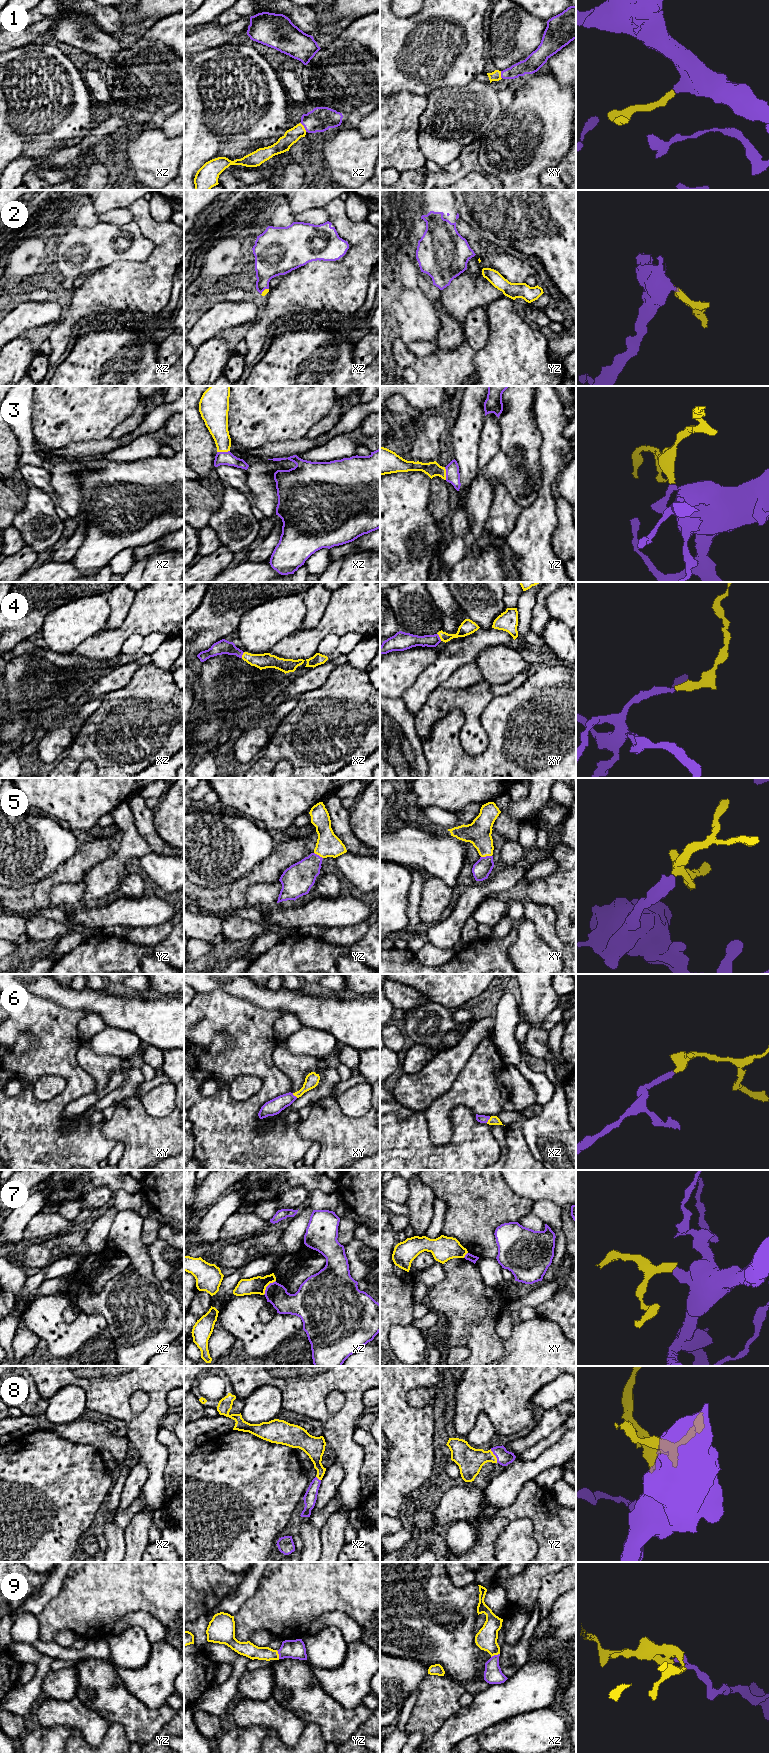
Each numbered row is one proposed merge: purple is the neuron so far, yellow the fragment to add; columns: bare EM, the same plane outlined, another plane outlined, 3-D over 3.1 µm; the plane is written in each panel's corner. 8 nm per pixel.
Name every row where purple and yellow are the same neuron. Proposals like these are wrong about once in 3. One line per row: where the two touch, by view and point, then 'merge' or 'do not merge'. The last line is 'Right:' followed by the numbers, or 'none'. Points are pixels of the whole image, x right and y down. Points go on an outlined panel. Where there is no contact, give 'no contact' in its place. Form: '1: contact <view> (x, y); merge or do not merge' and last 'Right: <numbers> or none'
1: contact xz (304, 127); merge
2: contact xz (264, 289); merge
3: contact xz (223, 452); merge
4: contact xy (439, 637); merge
5: contact xy (486, 856); merge
6: contact xy (295, 1096); merge
7: contact xz (267, 1286); do not merge
8: contact yz (495, 1455); merge
9: contact yz (278, 1653); merge
Right: 1, 2, 3, 4, 5, 6, 8, 9

